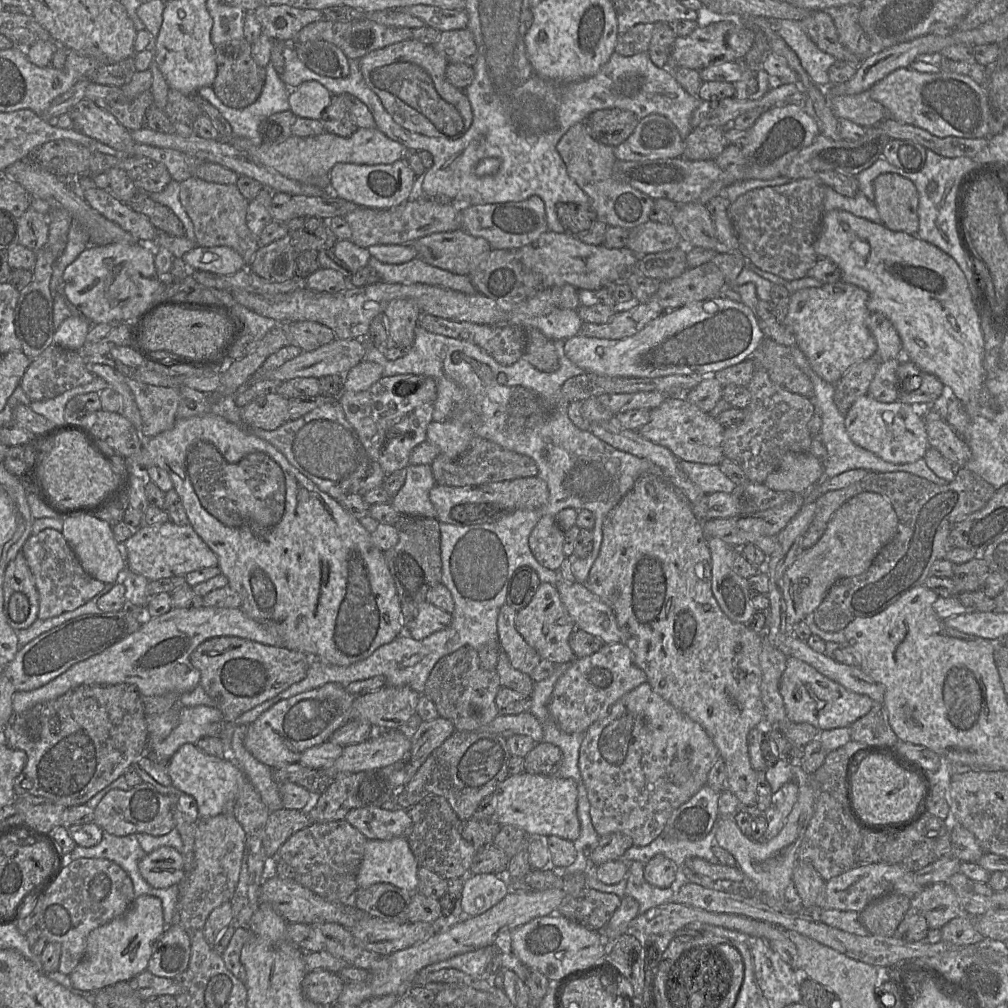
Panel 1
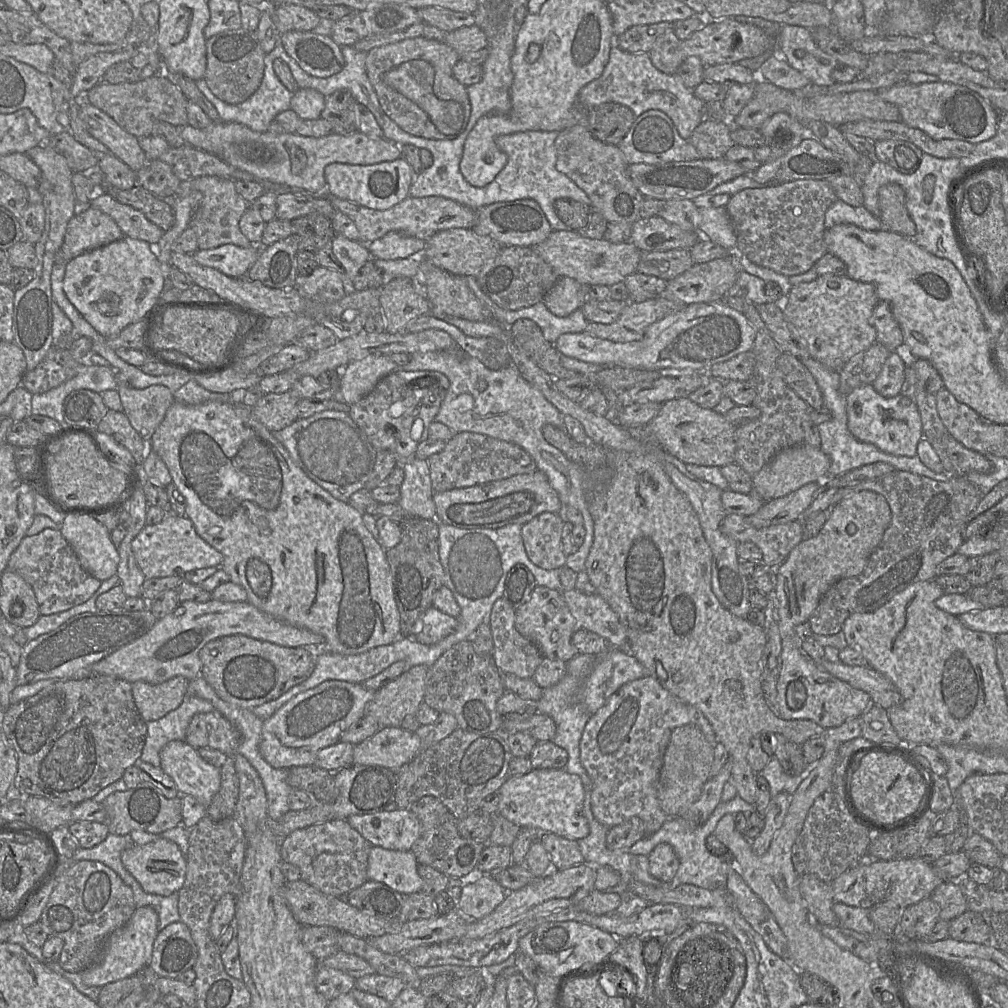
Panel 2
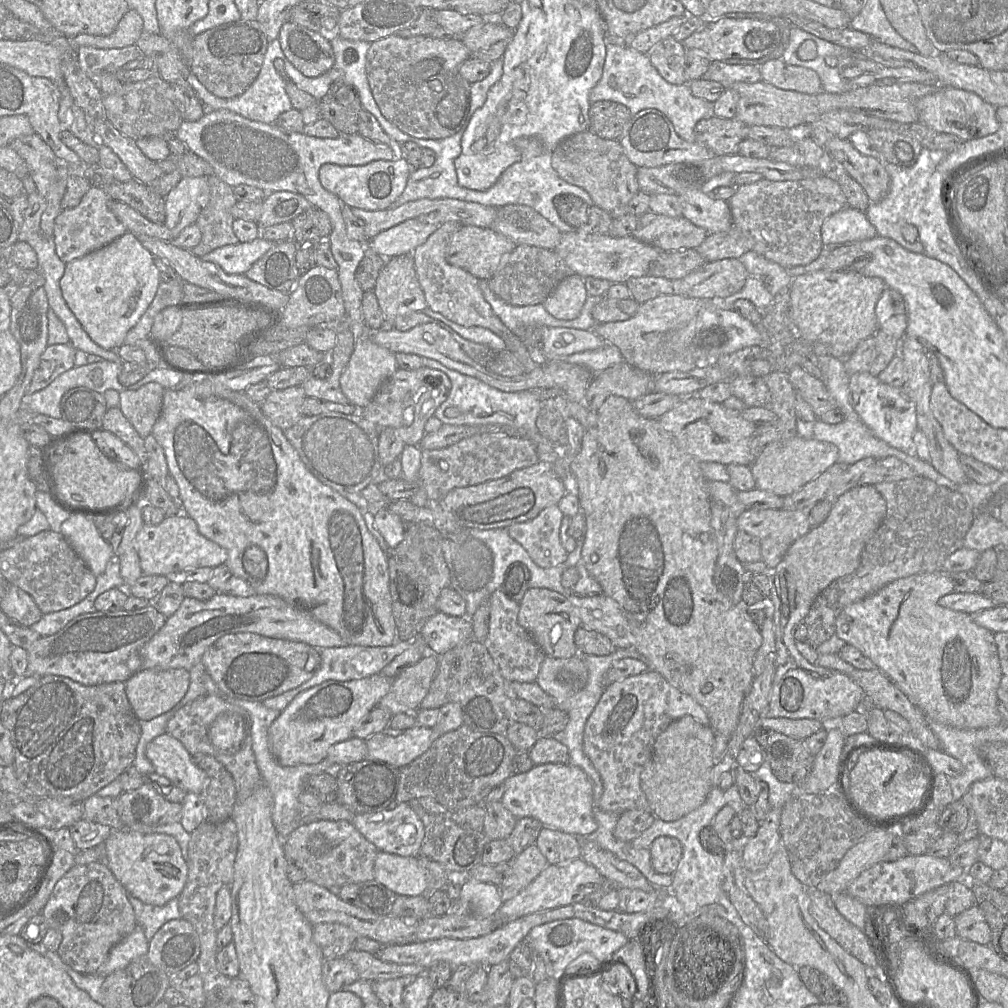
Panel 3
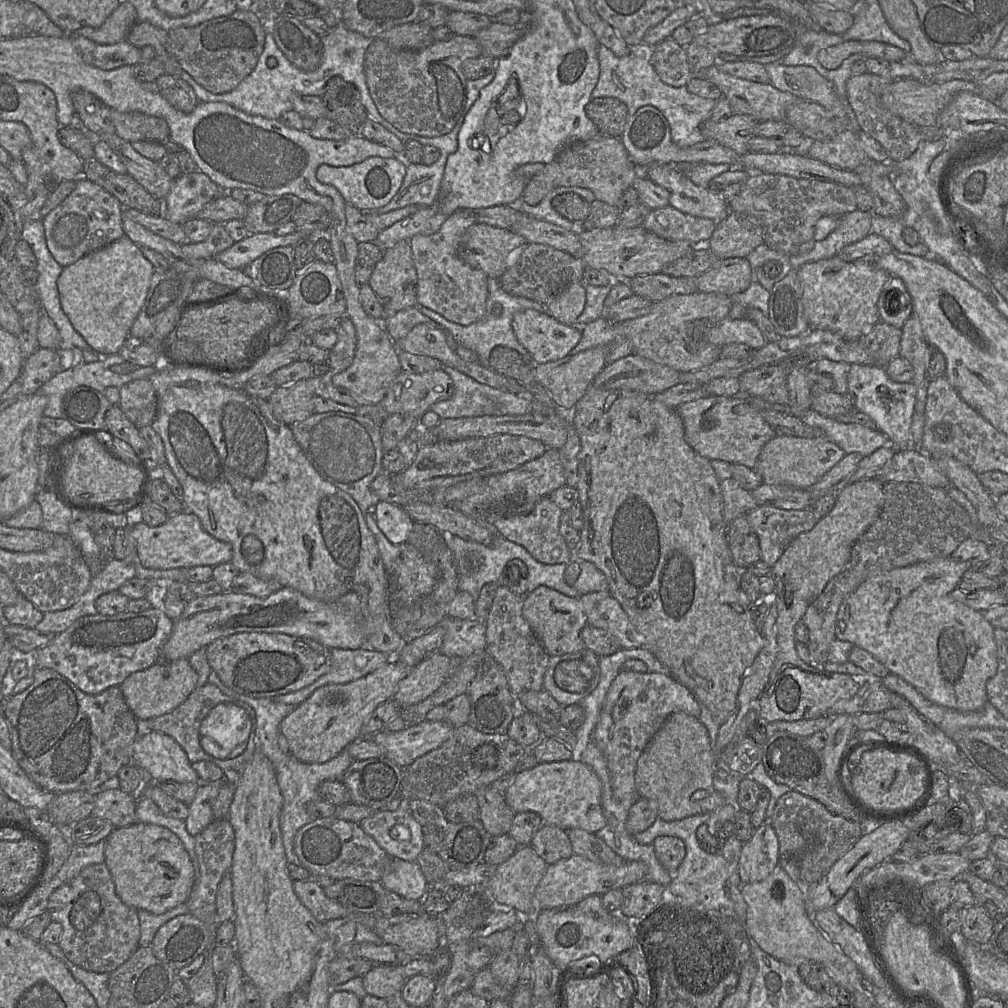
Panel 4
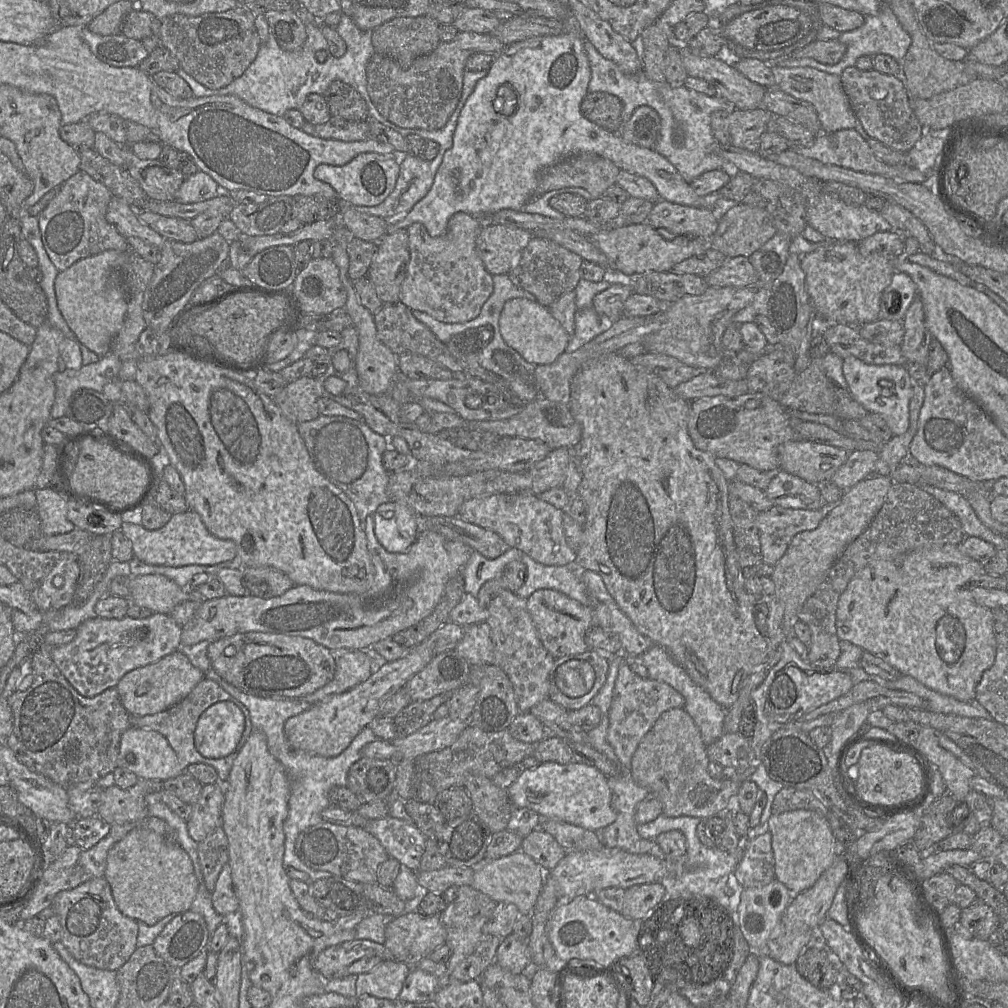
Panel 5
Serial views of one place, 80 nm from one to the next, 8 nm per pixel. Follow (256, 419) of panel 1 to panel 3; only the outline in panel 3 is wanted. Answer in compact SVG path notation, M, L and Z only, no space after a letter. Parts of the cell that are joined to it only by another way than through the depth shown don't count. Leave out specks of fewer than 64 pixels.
M301 385L288 387L283 390L272 390L263 403L260 404L262 413L281 430L295 425L304 415L302 405L306 398Z

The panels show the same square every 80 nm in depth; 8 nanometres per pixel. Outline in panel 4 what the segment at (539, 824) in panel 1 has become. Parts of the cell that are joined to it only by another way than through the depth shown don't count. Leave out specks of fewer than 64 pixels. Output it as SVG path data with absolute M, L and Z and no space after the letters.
M569 760L569 761L561 761L561 762L551 762L551 763L541 763L538 764L536 767L534 767L531 770L526 770L524 772L521 772L519 774L516 774L513 784L507 789L505 792L505 800L510 809L515 813L521 813L521 812L534 812L538 814L544 824L556 826L559 828L562 828L564 830L569 829L582 829L590 833L596 833L603 829L607 825L607 820L603 814L602 806L601 806L601 782L596 773L586 764L580 761L576 760Z

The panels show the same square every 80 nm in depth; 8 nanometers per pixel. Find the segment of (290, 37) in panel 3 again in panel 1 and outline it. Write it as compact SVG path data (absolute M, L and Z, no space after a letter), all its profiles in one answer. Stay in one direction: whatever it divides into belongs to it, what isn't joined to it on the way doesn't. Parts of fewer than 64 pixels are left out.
M322 39L292 45L298 58L316 74L330 78L349 75L349 59L338 46Z

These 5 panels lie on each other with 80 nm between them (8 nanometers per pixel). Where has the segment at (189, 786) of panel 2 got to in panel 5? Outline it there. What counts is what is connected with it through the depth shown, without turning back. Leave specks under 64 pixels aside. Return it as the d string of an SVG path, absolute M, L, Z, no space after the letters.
M134 726L129 727L121 736L117 763L118 767L127 769L139 779L145 780L166 781L186 772L181 769L175 751L162 734Z

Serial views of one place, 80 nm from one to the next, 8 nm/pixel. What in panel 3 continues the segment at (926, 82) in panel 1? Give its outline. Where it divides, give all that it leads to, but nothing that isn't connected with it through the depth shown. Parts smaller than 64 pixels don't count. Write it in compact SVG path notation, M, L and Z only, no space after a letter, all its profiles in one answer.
M943 87L925 95L916 101L916 108L919 122L938 132L954 134L964 141L993 134L999 128L997 107L979 95L959 88Z

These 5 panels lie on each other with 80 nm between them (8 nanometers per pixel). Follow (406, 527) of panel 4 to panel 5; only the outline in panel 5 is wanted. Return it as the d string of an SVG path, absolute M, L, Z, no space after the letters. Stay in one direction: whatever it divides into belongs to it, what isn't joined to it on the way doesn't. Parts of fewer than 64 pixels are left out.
M395 501L380 504L373 517L375 536L390 553L405 552L422 529L419 517L410 508Z

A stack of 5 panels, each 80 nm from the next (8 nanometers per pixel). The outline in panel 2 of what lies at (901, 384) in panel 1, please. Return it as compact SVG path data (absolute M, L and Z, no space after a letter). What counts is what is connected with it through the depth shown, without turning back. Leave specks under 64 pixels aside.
M917 359L911 366L905 365L905 381L901 393L914 401L914 392L918 389L918 381L927 392L935 394L935 396L944 387L938 371L925 359Z

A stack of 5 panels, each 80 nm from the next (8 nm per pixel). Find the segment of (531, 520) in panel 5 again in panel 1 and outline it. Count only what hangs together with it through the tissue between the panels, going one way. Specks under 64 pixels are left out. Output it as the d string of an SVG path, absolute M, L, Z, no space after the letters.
M544 516L529 536L529 548L535 559L545 568L558 571L566 558L563 553L564 531L555 517Z

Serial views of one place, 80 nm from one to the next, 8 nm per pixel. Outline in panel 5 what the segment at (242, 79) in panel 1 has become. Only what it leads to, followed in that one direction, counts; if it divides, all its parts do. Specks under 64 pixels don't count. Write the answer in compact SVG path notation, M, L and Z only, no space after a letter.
M242 6L199 16L175 14L161 20L160 44L178 60L180 68L210 89L229 85L255 60L261 46L255 14Z

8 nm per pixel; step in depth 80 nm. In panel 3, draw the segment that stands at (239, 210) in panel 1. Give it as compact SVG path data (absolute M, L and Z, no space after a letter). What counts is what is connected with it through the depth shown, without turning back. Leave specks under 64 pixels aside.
M212 174L207 177L211 195L207 206L202 210L195 224L199 227L202 239L190 251L202 257L225 245L235 245L240 241L233 232L234 217L231 209L237 202L233 187Z

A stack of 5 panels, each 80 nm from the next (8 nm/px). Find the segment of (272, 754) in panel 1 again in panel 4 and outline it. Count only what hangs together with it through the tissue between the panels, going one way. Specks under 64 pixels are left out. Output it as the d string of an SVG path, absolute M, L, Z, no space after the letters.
M395 660L351 683L329 684L317 689L280 724L287 751L297 760L308 764L334 759L350 743L361 738L361 730L367 719L377 707L392 699L399 682L413 669Z

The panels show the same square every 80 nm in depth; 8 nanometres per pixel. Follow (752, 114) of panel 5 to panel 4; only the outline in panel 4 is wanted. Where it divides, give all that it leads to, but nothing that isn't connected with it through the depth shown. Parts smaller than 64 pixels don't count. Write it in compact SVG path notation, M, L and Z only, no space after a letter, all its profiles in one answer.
M733 114L723 121L714 122L708 119L699 126L705 140L713 140L732 149L738 155L748 153L748 142L755 136L759 123L754 117L743 114Z

